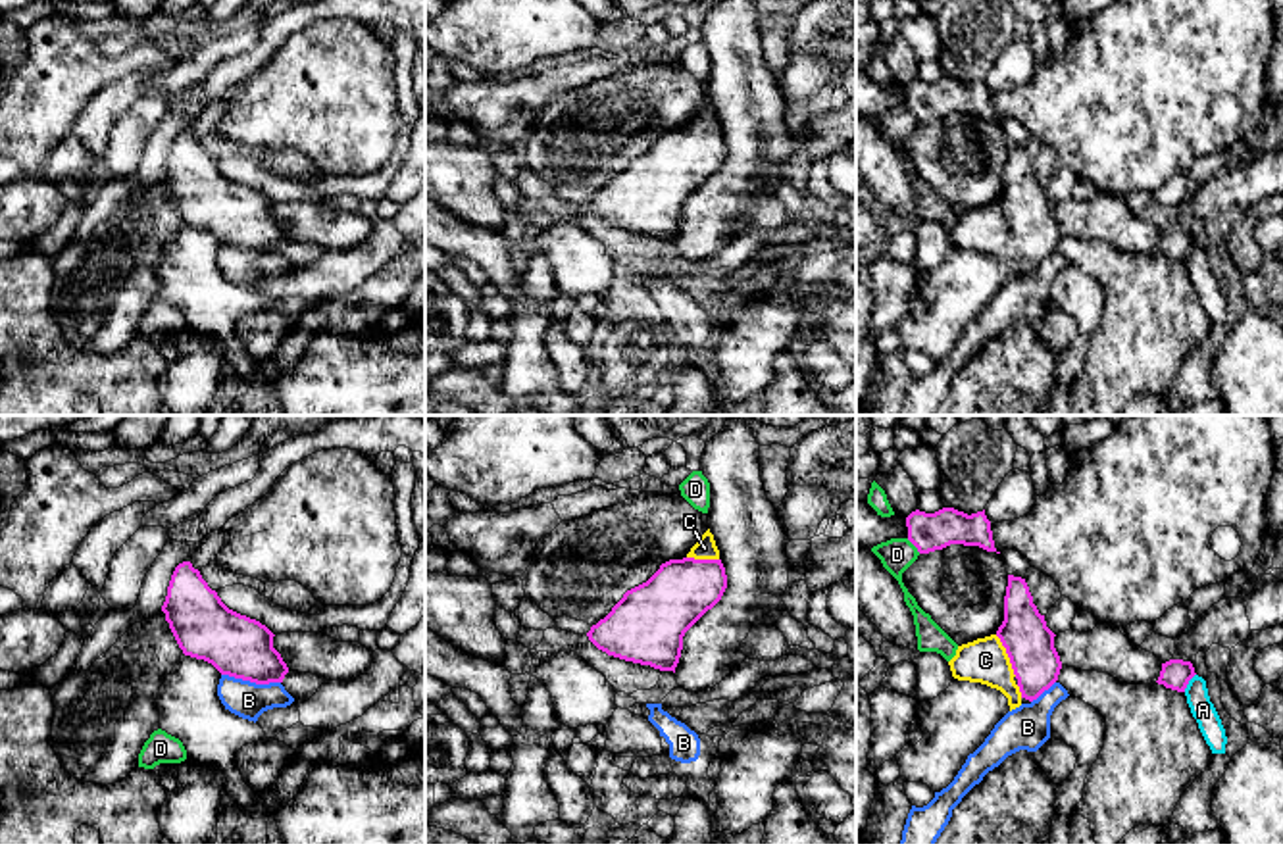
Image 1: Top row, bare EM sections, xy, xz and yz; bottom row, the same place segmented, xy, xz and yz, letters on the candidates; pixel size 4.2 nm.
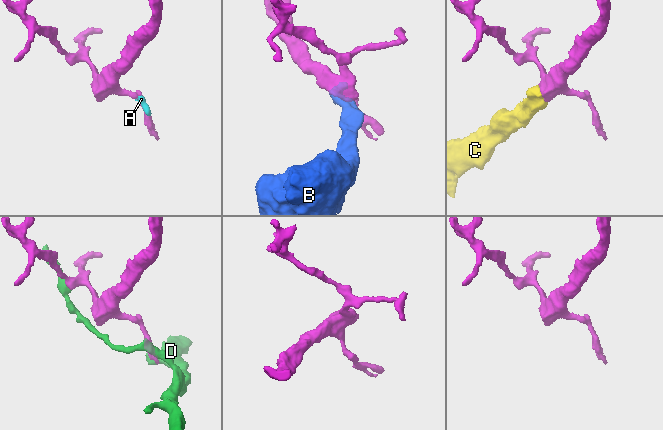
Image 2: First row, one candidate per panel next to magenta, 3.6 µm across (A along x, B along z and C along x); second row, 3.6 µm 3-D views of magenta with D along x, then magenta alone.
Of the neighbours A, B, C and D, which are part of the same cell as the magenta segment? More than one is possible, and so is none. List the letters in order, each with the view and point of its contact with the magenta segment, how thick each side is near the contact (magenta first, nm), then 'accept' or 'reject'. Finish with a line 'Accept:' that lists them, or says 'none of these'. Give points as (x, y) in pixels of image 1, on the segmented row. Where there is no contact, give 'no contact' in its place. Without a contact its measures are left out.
A: yz (1187, 683) | 130/100 nm | reject
B: xy (251, 681) | 260/160 nm | reject
C: yz (1008, 656) | 200/190 nm | accept
D: yz (914, 545) | 160/140 nm | reject
Accept: C

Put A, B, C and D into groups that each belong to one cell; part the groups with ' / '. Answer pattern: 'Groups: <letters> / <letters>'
Groups: A B / C / D

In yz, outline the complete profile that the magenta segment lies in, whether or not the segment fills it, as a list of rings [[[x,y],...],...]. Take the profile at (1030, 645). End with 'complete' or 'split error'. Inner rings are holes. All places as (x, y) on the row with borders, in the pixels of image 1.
[[[1008,575],[1002,625],[991,636],[958,646],[948,665],[958,681],[1000,690],[1012,711],[1023,698],[1033,702],[1058,681],[1062,661],[1054,636],[1025,579]]] | split error

